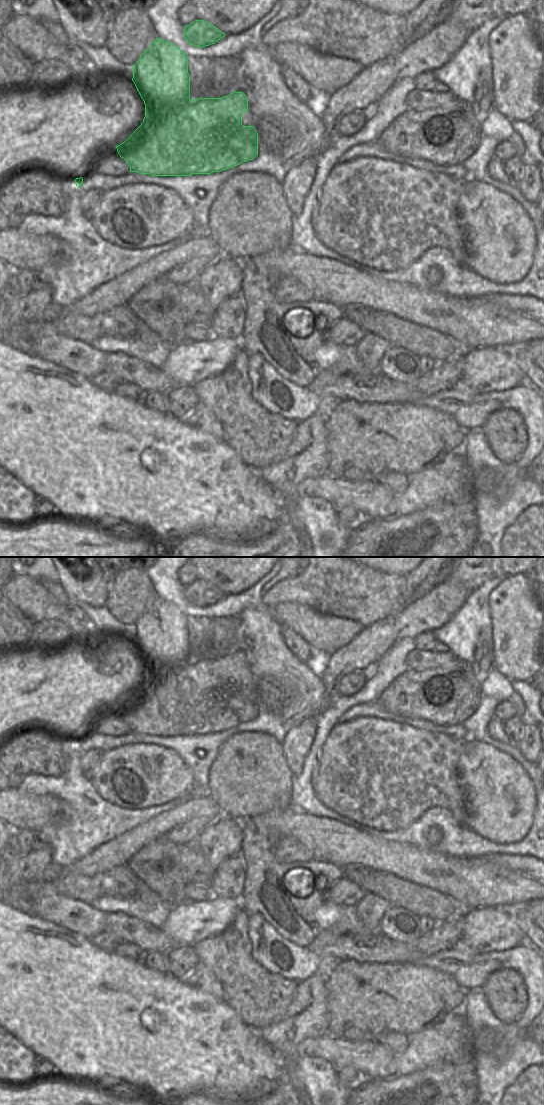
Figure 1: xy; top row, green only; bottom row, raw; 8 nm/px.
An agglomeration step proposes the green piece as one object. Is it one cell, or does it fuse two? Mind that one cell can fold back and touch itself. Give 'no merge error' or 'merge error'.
merge error

